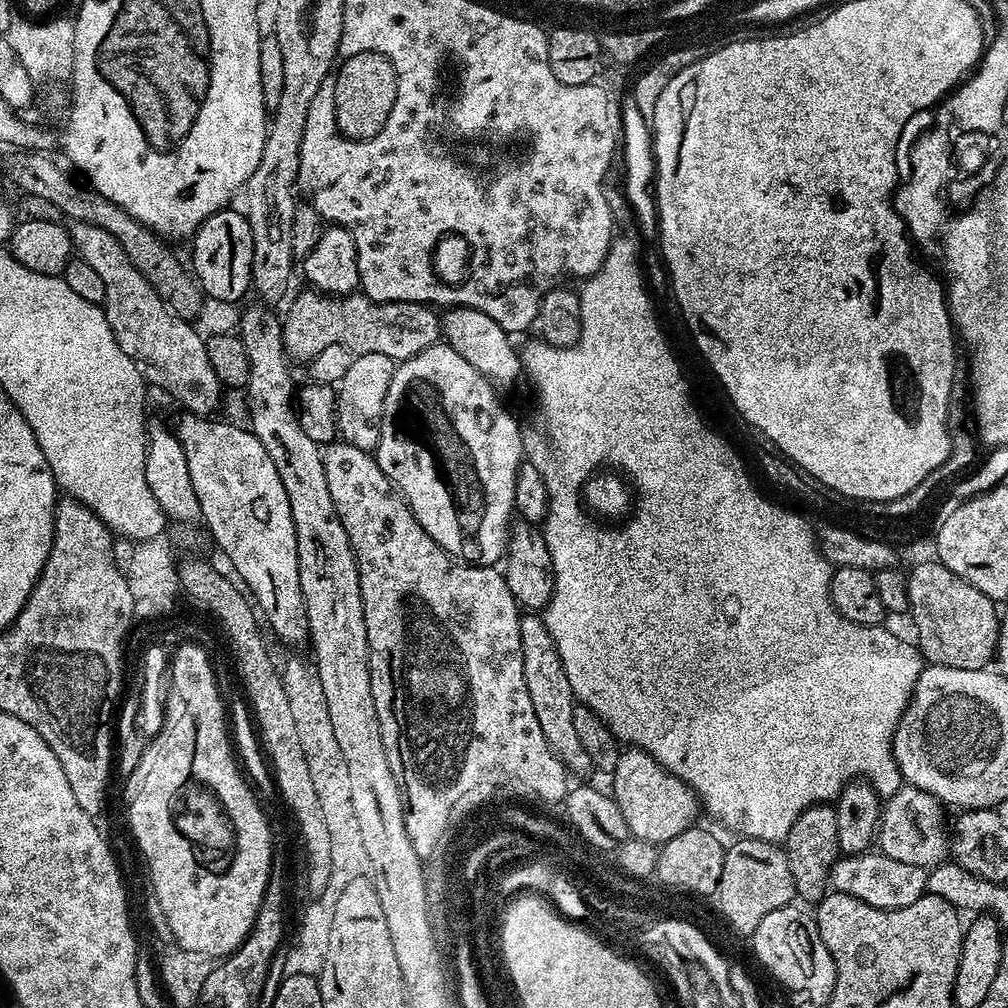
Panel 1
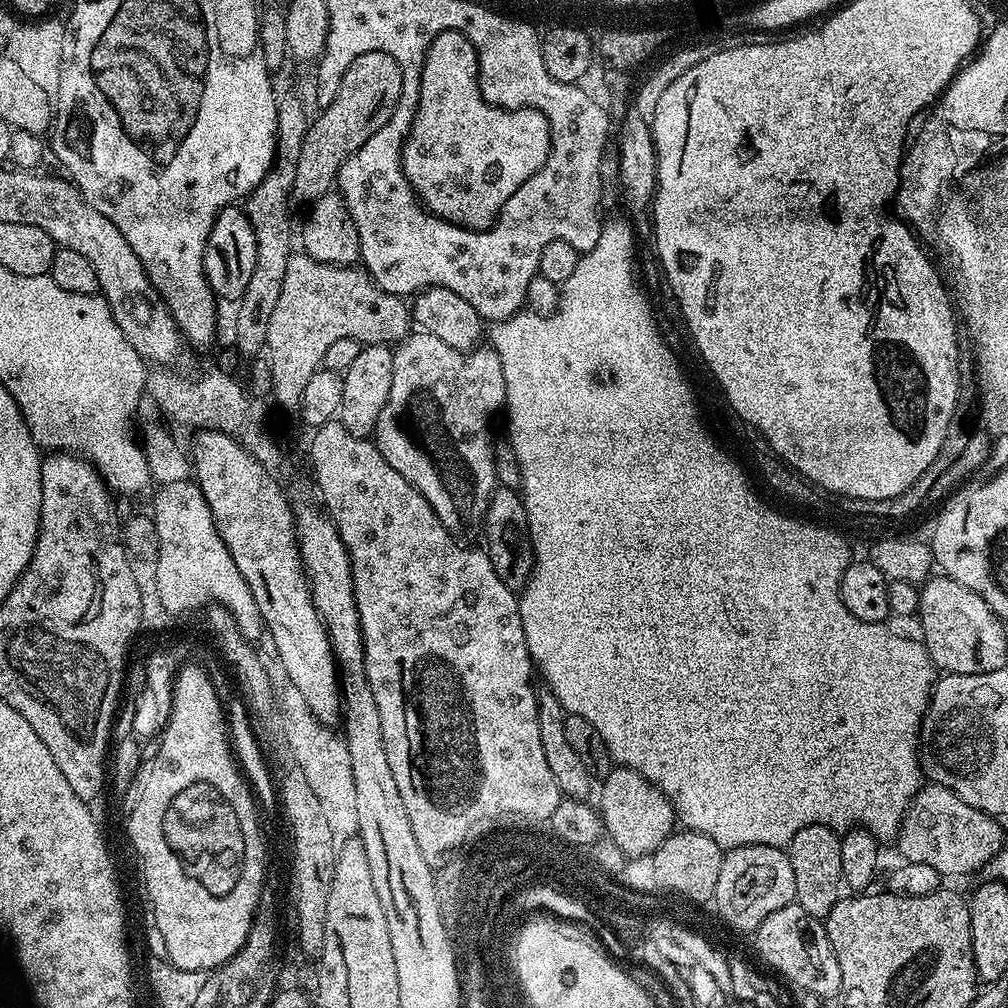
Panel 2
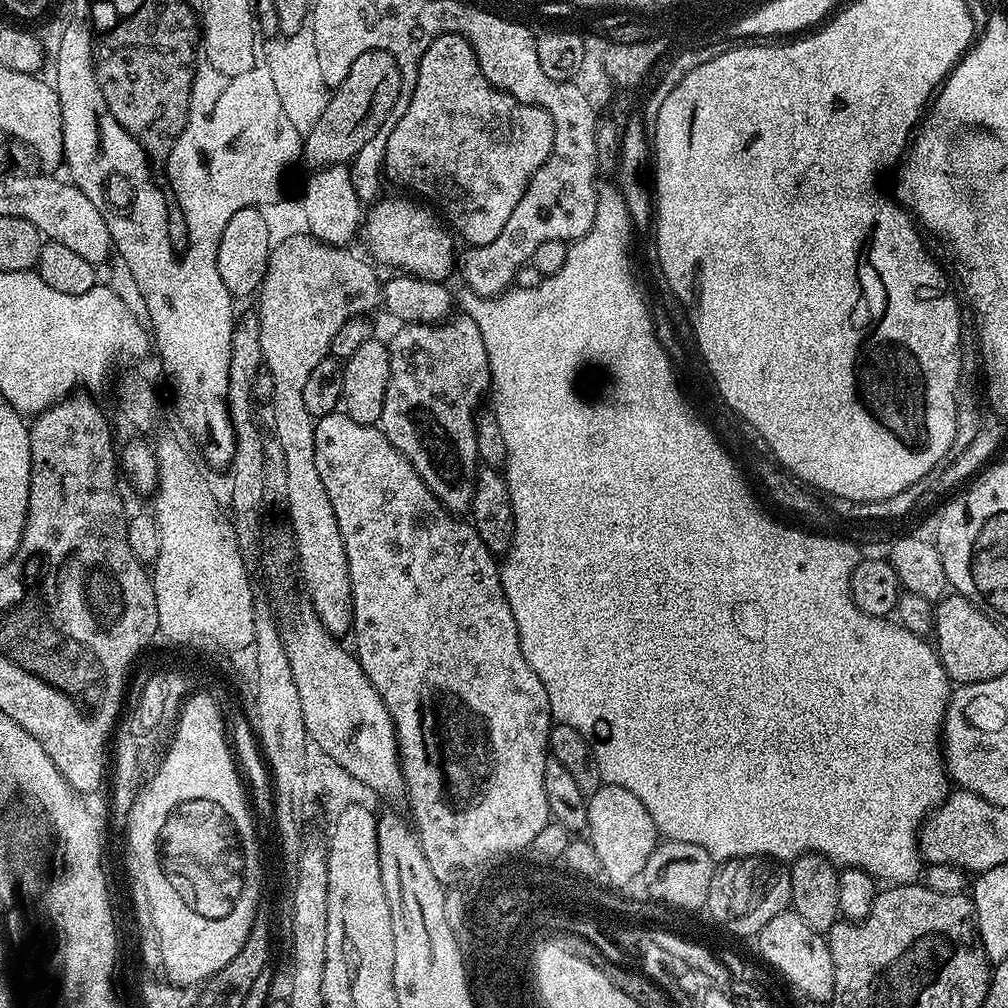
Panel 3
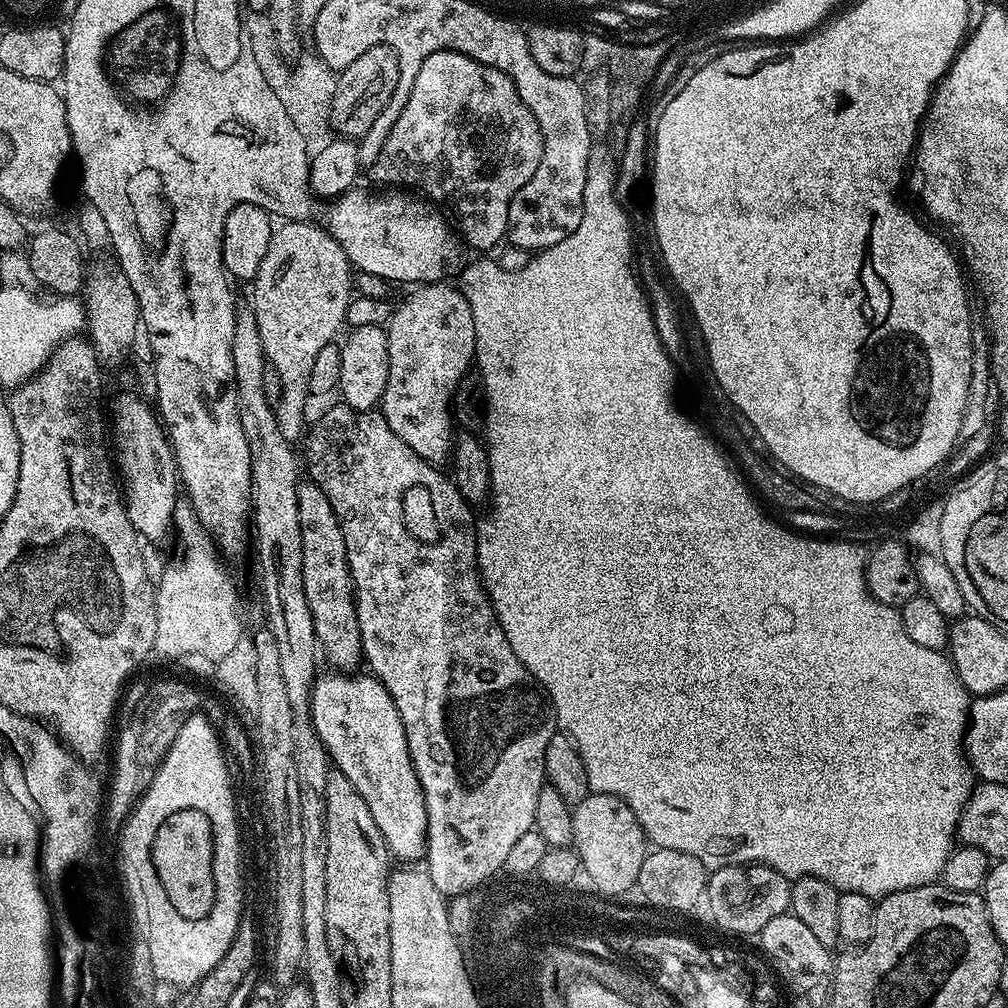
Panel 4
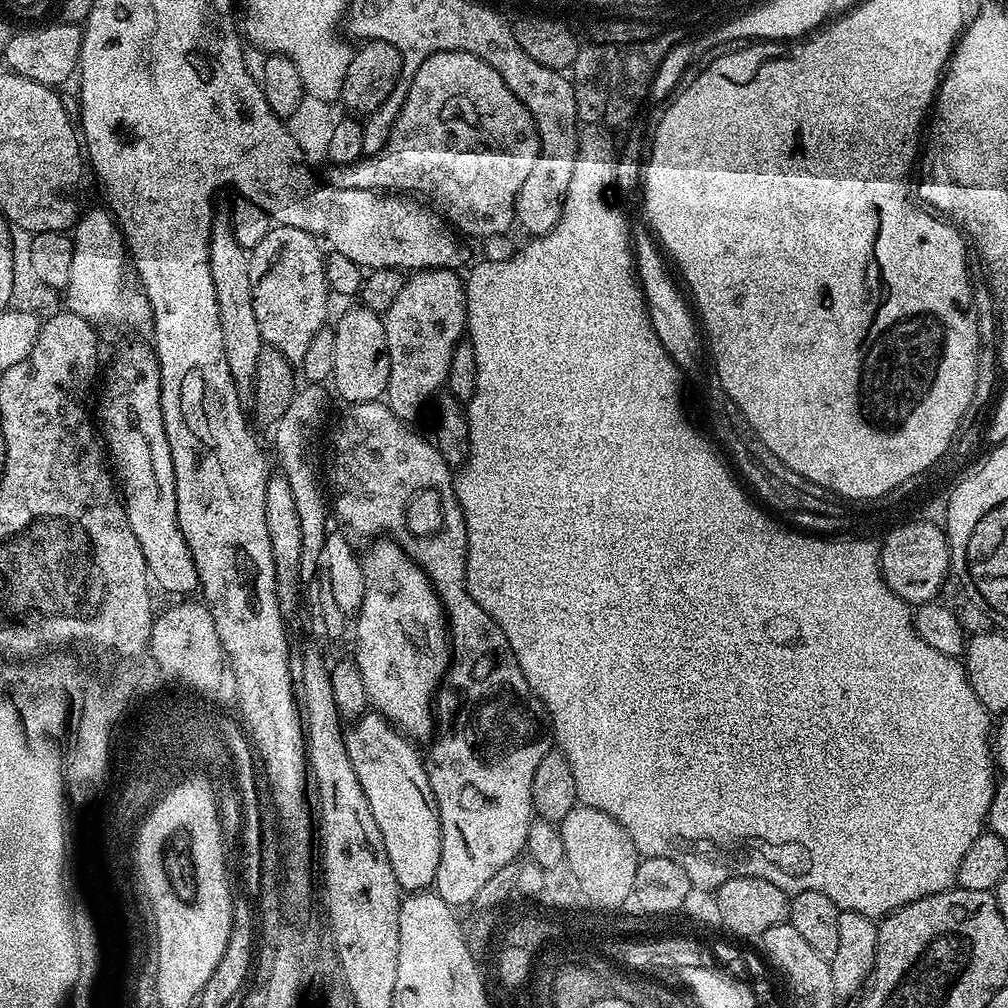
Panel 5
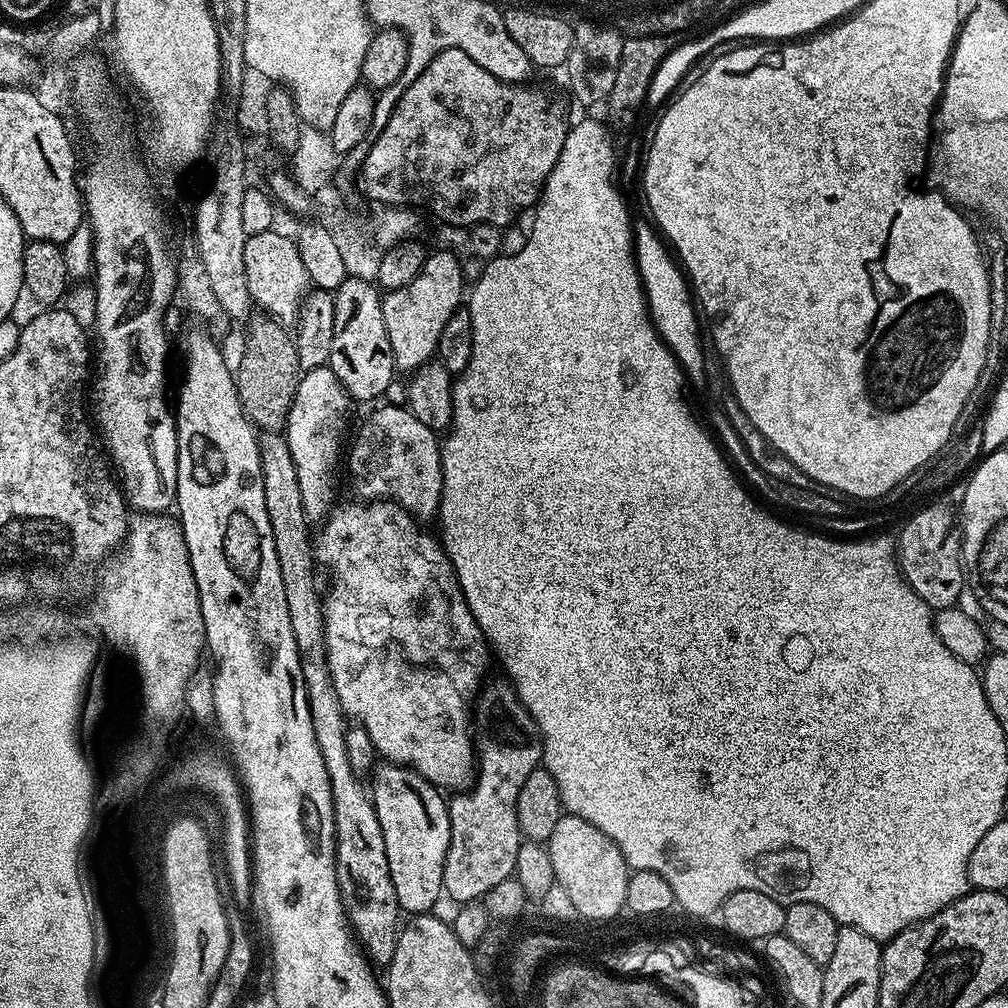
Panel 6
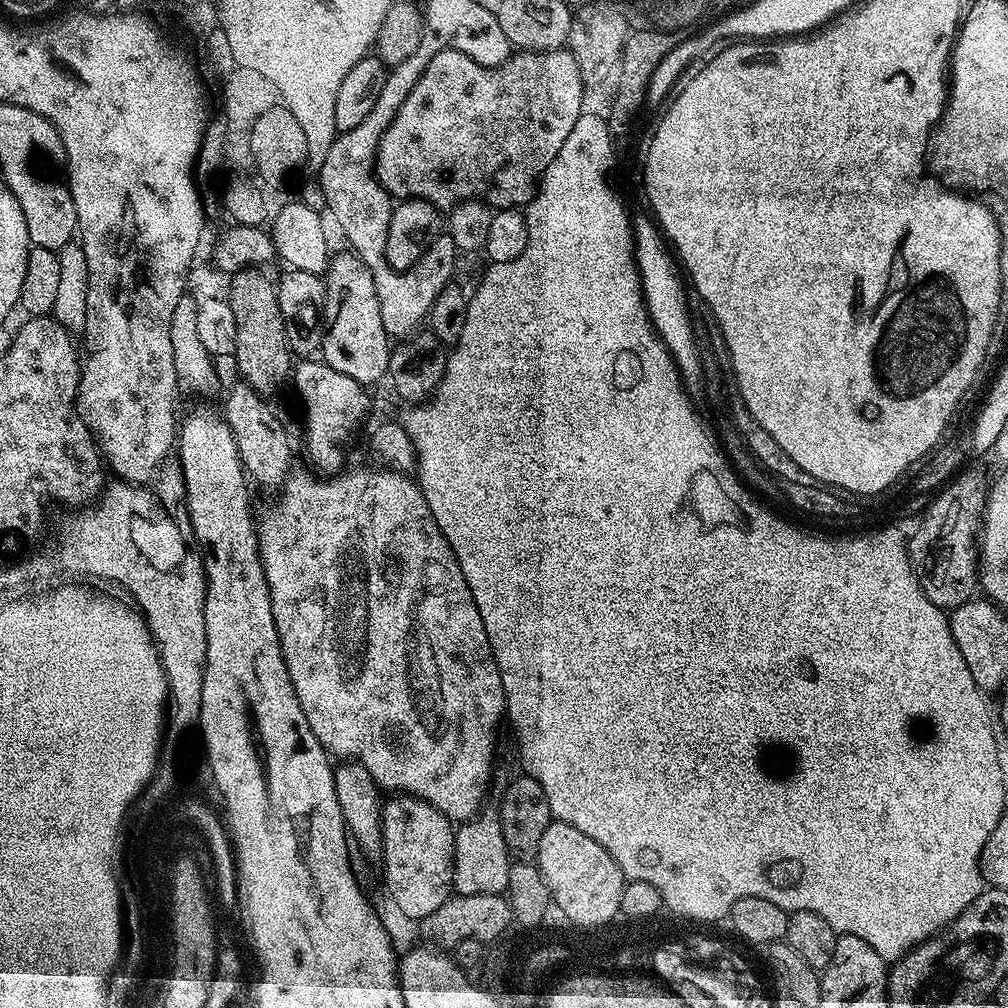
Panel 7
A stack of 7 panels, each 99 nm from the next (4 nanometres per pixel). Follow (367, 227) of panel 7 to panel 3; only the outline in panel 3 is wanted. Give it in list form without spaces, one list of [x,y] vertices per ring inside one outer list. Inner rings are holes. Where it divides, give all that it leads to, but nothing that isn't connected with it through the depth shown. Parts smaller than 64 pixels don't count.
[[[463,314],[456,315],[439,324],[405,324],[397,327],[392,340],[387,341],[390,378],[378,427],[384,437],[409,460],[412,469],[420,475],[422,482],[426,482],[437,502],[453,514],[464,514],[472,506],[480,458],[476,441],[476,413],[482,404],[480,395],[489,391],[492,379],[478,322]]]

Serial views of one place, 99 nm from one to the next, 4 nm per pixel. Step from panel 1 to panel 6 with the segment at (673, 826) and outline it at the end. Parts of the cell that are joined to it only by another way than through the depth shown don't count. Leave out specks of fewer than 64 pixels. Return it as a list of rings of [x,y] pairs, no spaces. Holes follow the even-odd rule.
[[[571,814],[561,815],[554,834],[546,841],[550,854],[550,866],[554,866],[556,884],[572,892],[572,900],[580,904],[583,914],[587,916],[608,916],[614,912],[618,916],[625,911],[626,886],[630,869],[624,861],[622,850],[598,826],[586,822]]]

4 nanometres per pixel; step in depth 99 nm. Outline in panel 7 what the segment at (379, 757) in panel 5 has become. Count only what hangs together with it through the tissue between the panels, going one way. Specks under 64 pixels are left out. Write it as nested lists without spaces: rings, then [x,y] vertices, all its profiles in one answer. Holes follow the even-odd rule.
[[[393,795],[383,801],[384,880],[396,908],[404,916],[422,922],[453,895],[452,871],[456,833],[453,821],[430,802],[416,796]]]

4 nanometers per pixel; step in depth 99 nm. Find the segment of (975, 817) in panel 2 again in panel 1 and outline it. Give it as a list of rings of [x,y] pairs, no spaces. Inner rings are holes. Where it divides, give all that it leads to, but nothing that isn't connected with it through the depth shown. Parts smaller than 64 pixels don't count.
[[[904,784],[883,801],[878,829],[878,848],[894,862],[931,870],[945,863],[950,856],[950,828],[944,825],[945,805],[938,798],[918,790],[913,784]]]

